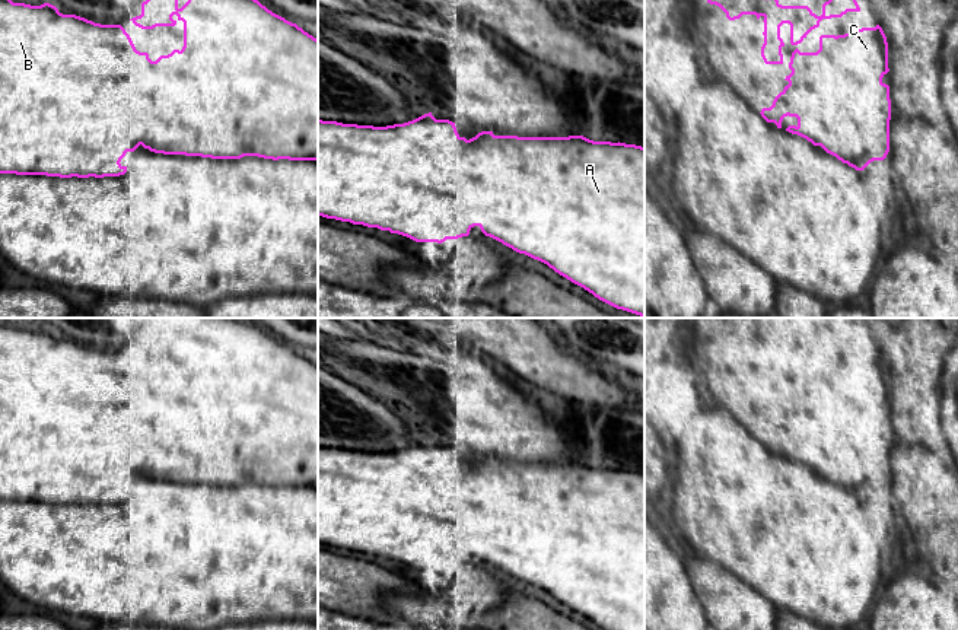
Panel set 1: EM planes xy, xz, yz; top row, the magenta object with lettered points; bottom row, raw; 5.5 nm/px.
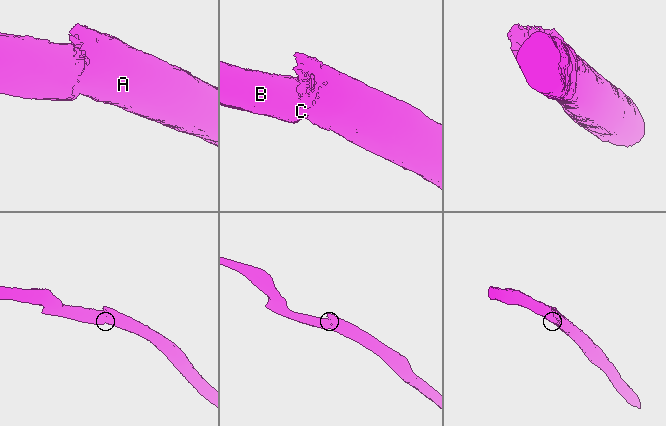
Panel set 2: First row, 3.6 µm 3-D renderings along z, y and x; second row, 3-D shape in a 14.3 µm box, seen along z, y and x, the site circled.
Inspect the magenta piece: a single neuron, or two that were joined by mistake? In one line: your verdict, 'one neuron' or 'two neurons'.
one neuron

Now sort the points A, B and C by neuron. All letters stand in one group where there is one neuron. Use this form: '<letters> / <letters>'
A B C

